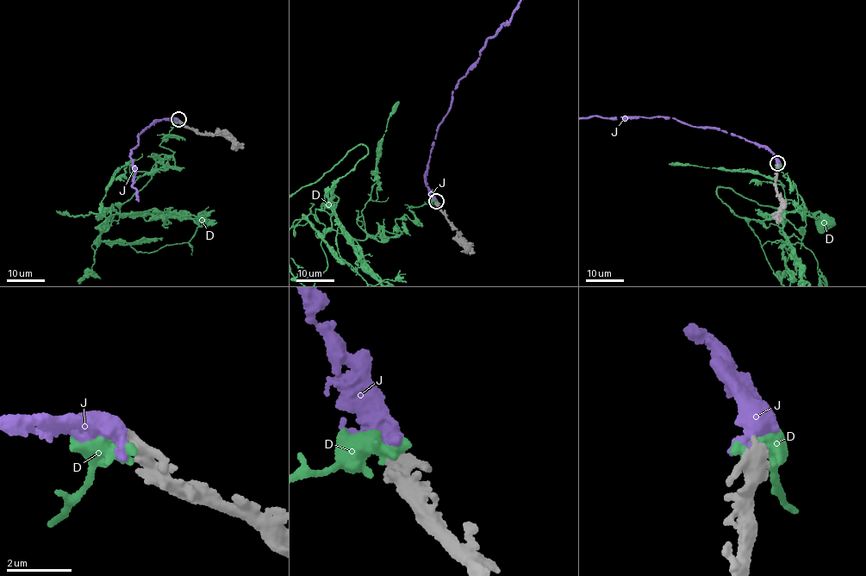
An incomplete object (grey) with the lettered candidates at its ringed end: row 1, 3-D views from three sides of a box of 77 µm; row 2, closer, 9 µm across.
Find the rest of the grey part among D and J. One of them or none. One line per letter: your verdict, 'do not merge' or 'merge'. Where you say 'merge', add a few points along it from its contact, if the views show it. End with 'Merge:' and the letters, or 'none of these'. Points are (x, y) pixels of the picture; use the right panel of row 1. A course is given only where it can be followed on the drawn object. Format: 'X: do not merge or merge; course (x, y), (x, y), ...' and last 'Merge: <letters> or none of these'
D: do not merge
J: merge
Merge: J

